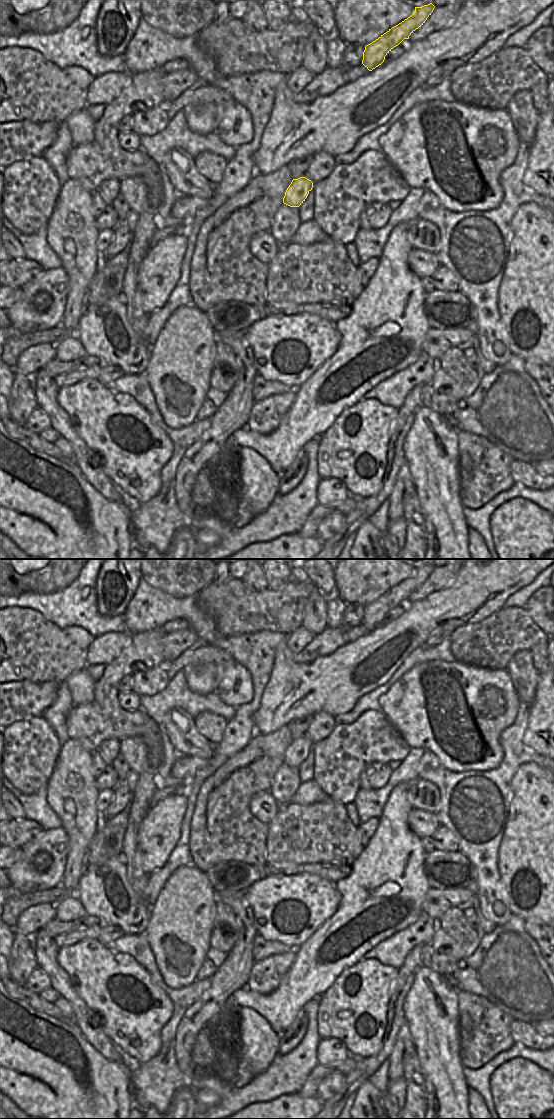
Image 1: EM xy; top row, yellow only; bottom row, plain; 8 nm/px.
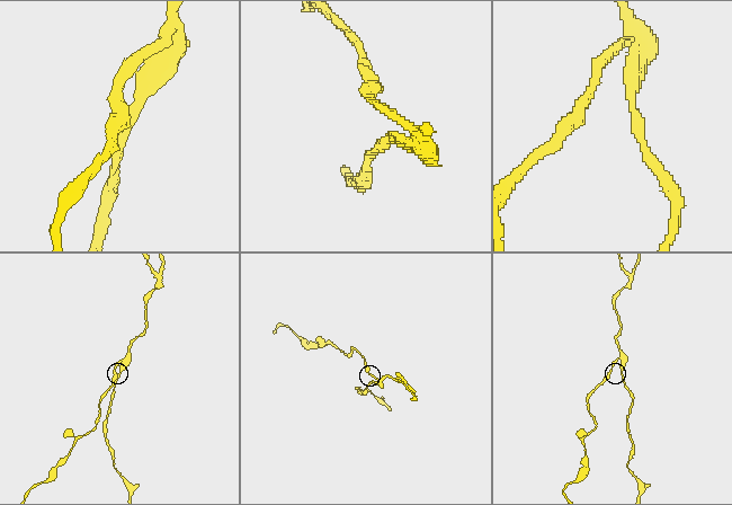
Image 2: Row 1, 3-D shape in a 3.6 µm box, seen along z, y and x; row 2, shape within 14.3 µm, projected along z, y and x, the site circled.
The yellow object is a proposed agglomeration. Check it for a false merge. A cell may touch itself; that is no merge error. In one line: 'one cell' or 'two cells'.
two cells

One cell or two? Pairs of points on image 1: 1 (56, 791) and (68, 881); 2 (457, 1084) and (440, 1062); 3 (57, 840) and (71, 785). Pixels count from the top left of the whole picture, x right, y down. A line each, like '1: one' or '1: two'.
1: one
2: one
3: two

